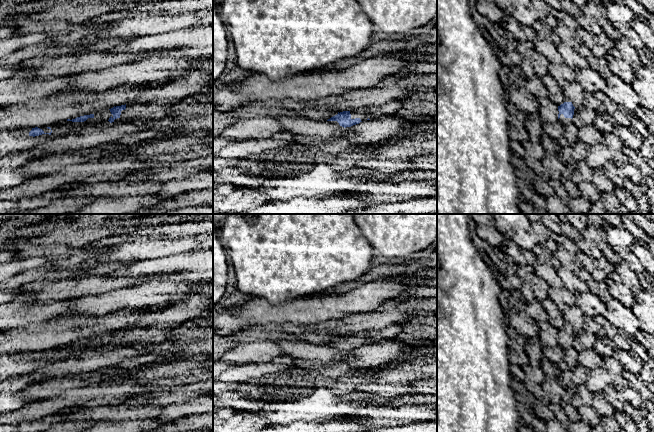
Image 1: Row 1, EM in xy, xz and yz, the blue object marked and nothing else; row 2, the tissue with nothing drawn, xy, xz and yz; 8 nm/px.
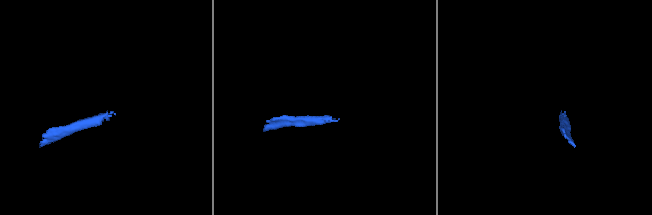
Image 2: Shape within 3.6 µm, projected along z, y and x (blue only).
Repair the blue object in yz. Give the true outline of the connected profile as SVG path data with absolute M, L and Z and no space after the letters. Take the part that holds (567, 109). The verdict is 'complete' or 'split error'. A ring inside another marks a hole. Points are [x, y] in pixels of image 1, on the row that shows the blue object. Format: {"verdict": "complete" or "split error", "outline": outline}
{"verdict": "split error", "outline": "M565 98L565 102L558 106L558 122L560 122L563 126L571 124L574 115L574 109L575 107L573 106L570 99Z"}

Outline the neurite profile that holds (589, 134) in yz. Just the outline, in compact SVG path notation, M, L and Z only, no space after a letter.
M594 124L579 128L578 137L581 141L585 142L590 147L604 141L602 133L596 128Z

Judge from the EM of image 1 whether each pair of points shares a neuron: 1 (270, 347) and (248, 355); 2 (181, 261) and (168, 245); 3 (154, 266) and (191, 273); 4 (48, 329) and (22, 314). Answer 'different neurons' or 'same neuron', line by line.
1: same neuron
2: different neurons
3: same neuron
4: different neurons

